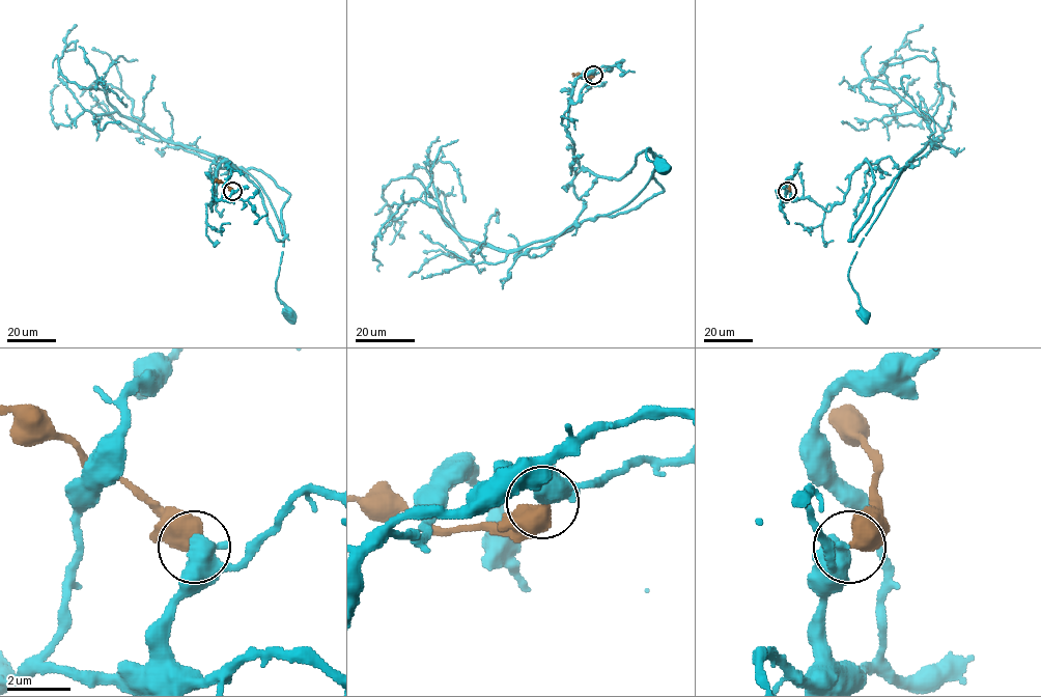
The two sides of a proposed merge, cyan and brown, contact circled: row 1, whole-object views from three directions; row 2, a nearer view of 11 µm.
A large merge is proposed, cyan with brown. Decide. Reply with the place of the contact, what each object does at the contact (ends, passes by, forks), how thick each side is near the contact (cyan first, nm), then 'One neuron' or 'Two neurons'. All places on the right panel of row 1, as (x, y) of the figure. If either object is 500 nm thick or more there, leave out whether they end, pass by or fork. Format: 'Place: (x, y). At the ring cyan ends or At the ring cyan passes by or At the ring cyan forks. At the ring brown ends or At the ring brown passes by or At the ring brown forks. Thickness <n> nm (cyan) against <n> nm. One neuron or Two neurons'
Place: (787, 191). Thickness 700 nm (cyan) against 550 nm. Two neurons

